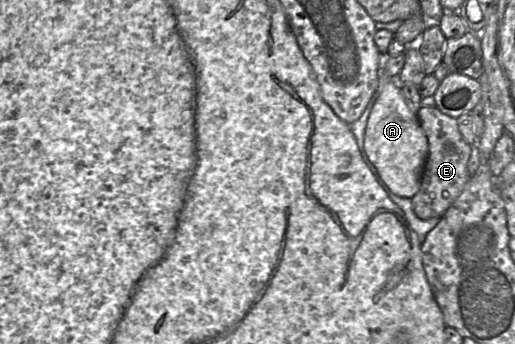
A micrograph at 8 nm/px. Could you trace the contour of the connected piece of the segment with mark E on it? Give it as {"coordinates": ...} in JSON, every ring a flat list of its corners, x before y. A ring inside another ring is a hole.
{"coordinates":[[421,107,416,115,428,139,429,154,424,166,420,188,411,198,412,206,416,216,422,220,441,218,459,197,471,178,467,169,471,145,459,132,457,119,443,114,436,107]]}

